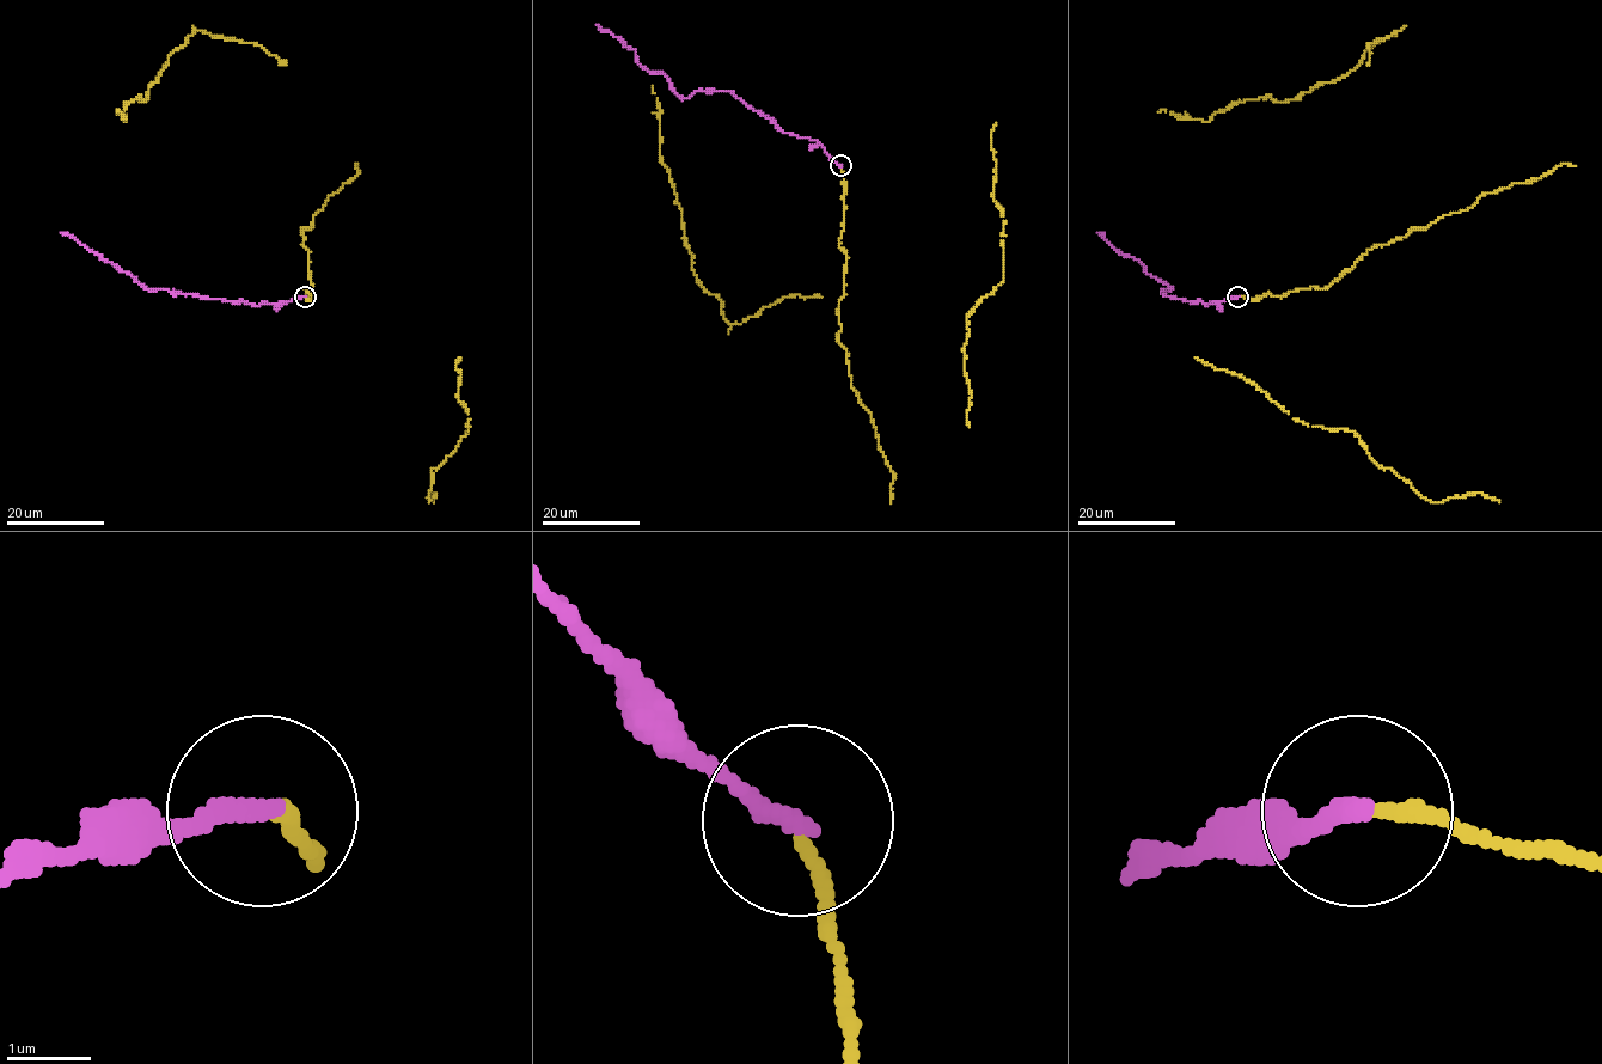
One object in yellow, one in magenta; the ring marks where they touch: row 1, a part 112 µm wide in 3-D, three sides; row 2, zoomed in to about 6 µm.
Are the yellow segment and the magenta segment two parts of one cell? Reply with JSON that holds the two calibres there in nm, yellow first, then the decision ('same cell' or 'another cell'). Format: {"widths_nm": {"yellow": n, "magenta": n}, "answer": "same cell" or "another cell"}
{"widths_nm": {"yellow": 150, "magenta": 240}, "answer": "same cell"}

